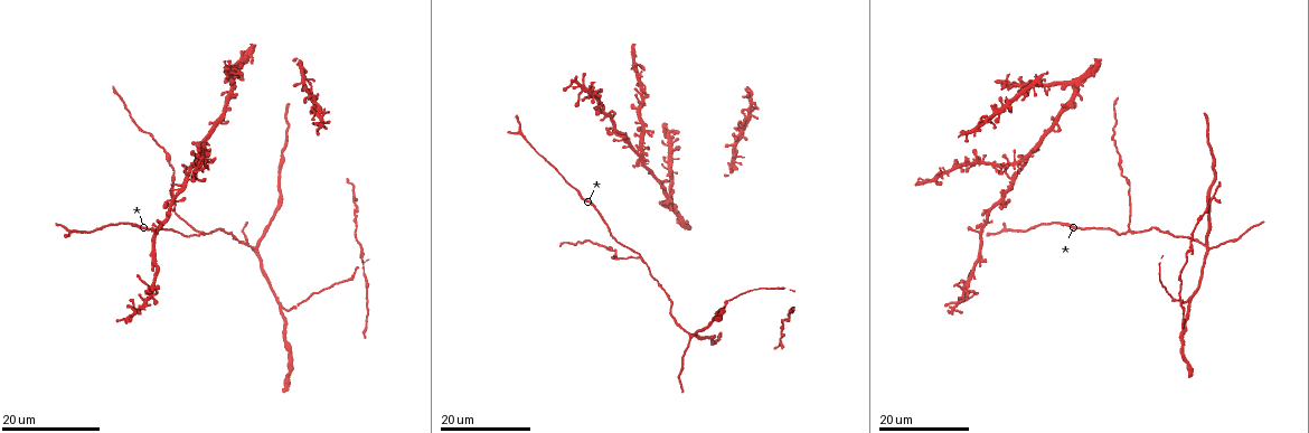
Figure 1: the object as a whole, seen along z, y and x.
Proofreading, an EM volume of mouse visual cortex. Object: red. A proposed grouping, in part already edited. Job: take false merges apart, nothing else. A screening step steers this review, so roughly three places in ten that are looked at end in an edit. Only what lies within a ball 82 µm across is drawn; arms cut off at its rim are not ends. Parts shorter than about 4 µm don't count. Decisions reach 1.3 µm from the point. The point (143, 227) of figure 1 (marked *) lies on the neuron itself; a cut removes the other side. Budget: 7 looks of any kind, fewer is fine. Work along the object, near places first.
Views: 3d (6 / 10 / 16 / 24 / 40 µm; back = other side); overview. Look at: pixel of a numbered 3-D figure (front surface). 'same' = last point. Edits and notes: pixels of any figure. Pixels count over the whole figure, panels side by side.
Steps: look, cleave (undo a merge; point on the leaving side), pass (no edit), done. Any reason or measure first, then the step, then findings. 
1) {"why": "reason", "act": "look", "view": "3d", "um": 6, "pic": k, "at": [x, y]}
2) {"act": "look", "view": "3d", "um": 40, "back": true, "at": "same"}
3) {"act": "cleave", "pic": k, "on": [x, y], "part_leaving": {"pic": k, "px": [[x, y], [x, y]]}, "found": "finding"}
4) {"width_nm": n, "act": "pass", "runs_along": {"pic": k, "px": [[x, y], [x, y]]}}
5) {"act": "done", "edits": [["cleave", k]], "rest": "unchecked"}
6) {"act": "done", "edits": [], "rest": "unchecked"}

{"why": "a fork", "act": "look", "view": "3d", "um": 16, "pic": 1, "at": [642, 259]}

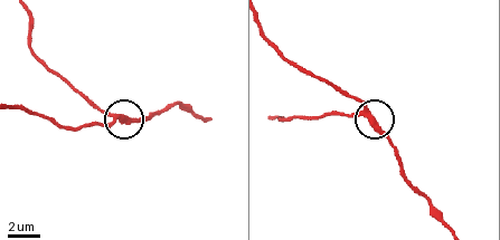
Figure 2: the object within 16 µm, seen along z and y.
{"act": "look", "view": "3d", "um": 10, "pic": 2, "at": [115, 115]}

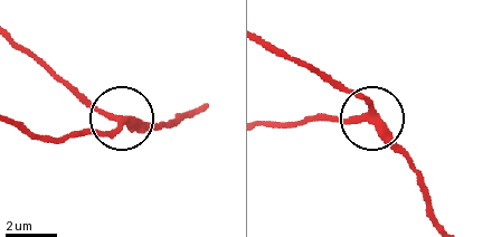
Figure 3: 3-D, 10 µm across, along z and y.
{"act": "pass", "runs_along": {"pic": 3, "px": [[17, 125], [56, 140], [120, 121], [51, 66]]}, "found": "continuous, no second neuron"}

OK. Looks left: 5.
{"why": "three arms meet", "act": "look", "view": "3d", "um": 24, "pic": 1, "at": [1187, 301]}

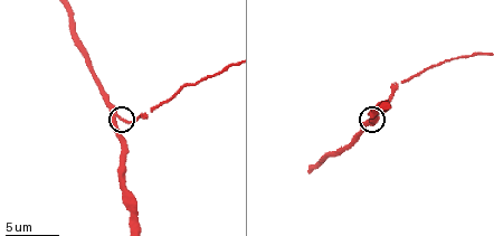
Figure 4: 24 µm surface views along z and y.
{"act": "look", "view": "3d", "um": 6, "pic": 4, "at": [118, 118]}

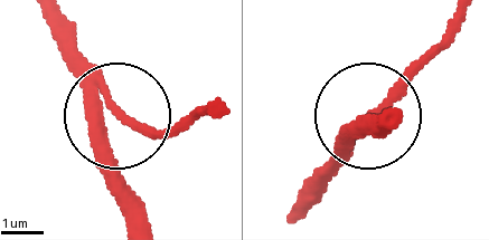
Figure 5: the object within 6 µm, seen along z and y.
{"act": "pass", "runs_along": {"pic": 5, "px": [[44, 13], [104, 109], [104, 174], [122, 217]]}, "found": "continuous, no second neuron"}

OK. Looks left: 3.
{"why": "calibre changes", "act": "look", "view": "3d", "um": 24, "pic": 1, "at": [1120, 169]}

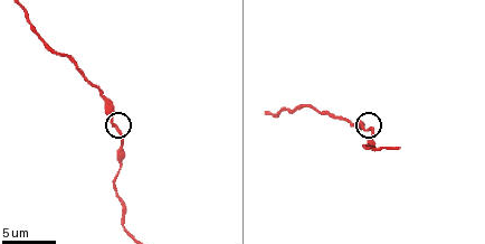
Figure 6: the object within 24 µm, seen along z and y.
{"act": "look", "view": "3d", "um": 10, "pic": 6, "at": [360, 128]}

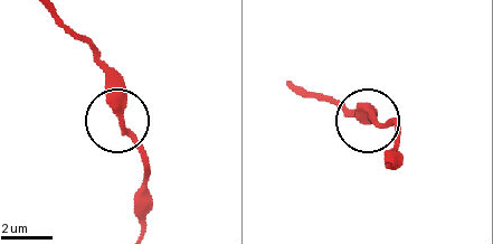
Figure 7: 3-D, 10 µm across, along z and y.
{"act": "pass", "runs_along": {"pic": 7, "px": [[143, 223], [143, 152], [120, 121], [117, 82], [107, 65]]}, "found": "all the same neuron"}

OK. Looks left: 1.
{"act": "done", "edits": [], "rest": "unchecked"}

